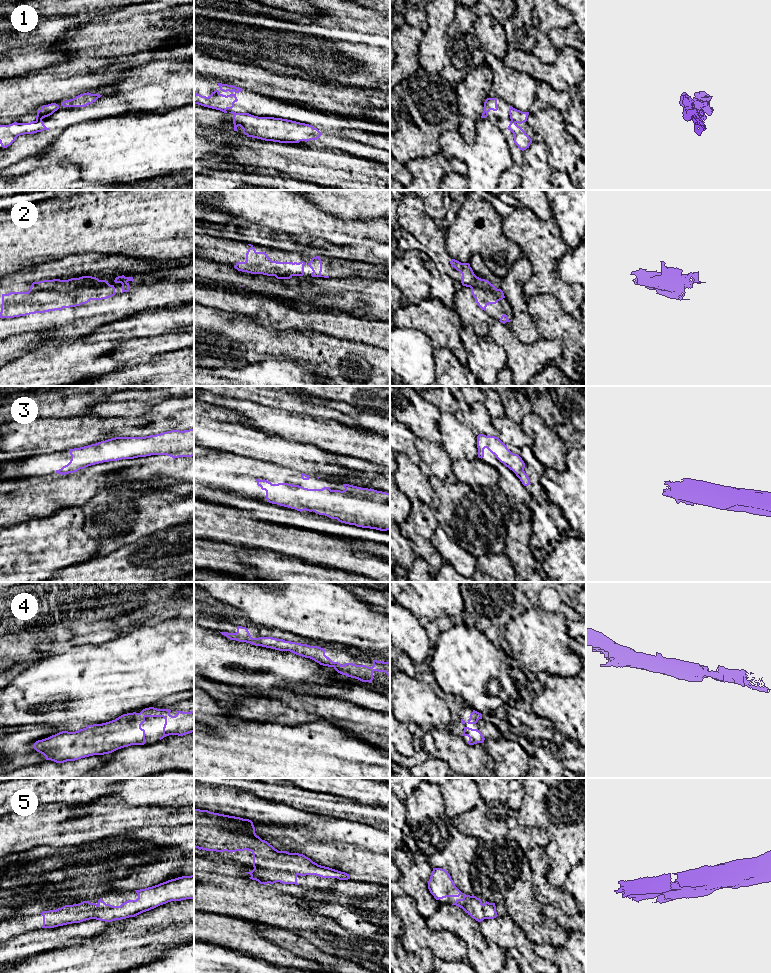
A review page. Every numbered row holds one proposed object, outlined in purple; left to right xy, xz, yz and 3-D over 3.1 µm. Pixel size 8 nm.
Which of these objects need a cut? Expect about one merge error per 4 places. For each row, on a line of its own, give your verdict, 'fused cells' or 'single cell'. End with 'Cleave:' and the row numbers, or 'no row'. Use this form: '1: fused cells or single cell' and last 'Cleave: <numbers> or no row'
1: single cell
2: fused cells
3: single cell
4: single cell
5: single cell
Cleave: 2

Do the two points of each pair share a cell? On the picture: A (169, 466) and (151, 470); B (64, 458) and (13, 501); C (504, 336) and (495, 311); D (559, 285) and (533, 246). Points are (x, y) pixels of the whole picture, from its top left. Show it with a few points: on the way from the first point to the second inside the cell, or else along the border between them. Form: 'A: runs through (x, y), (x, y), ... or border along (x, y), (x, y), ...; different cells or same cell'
A: runs through (165, 468), (155, 469); same cell
B: border along (57, 477), (42, 479), (30, 485); different cells
C: border along (508, 325), (490, 317), (486, 337); different cells
D: runs through (549, 275), (544, 270), (543, 256); same cell

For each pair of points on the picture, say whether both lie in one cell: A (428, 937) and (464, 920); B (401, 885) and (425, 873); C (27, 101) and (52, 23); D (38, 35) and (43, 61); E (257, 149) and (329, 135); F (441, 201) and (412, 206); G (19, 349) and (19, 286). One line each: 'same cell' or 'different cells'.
A: different cells
B: same cell
C: different cells
D: different cells
E: same cell
F: different cells
G: different cells

